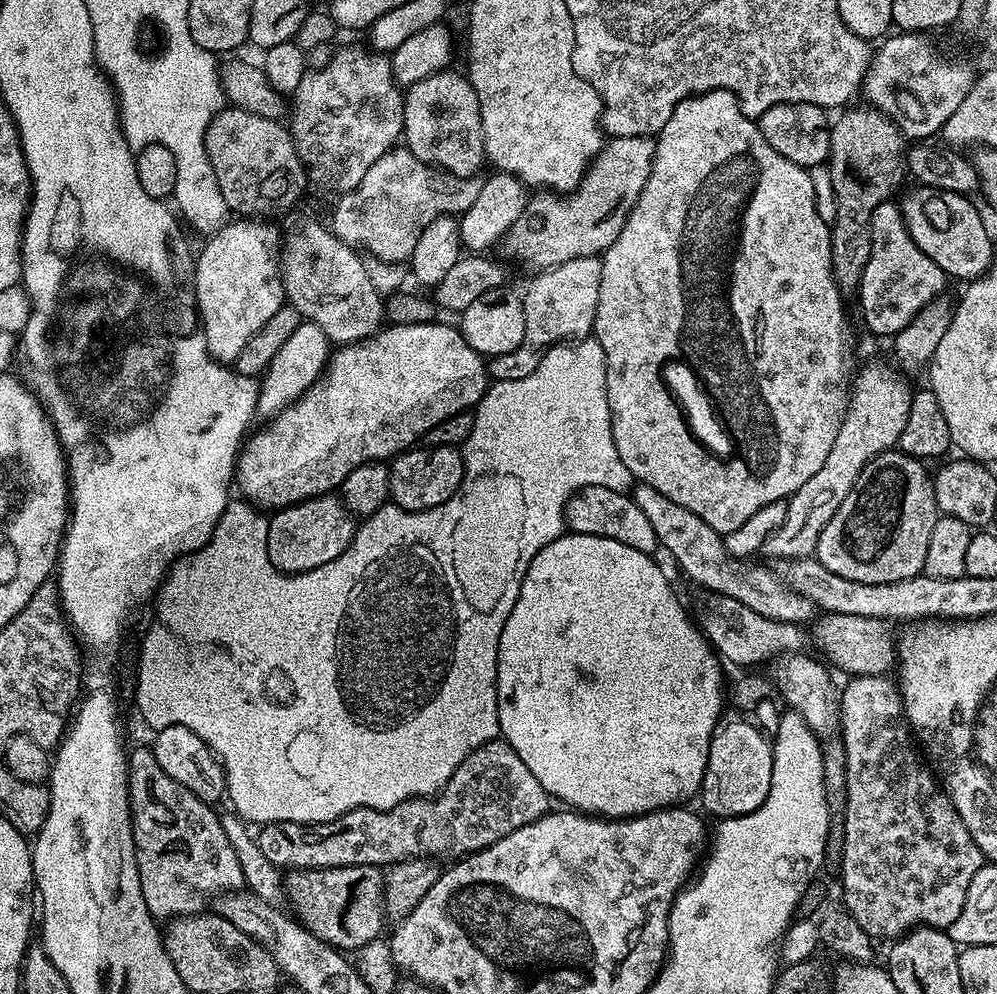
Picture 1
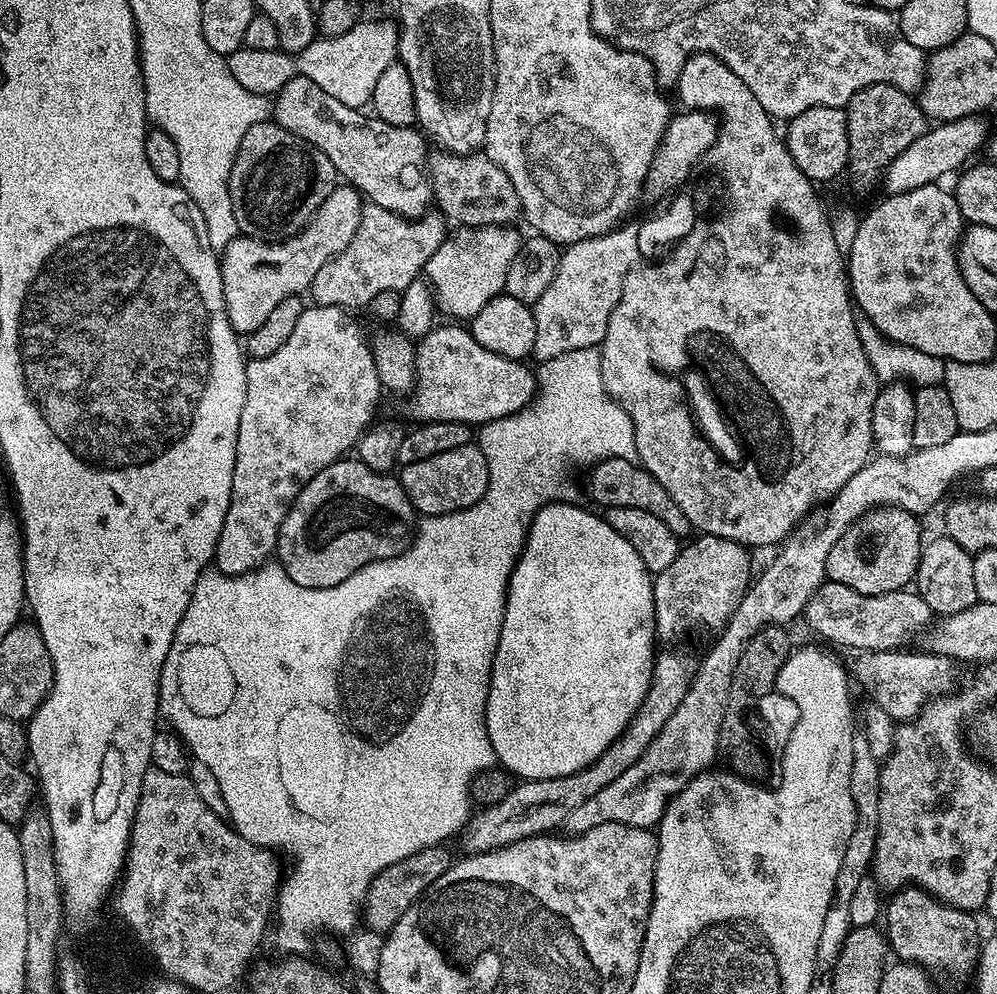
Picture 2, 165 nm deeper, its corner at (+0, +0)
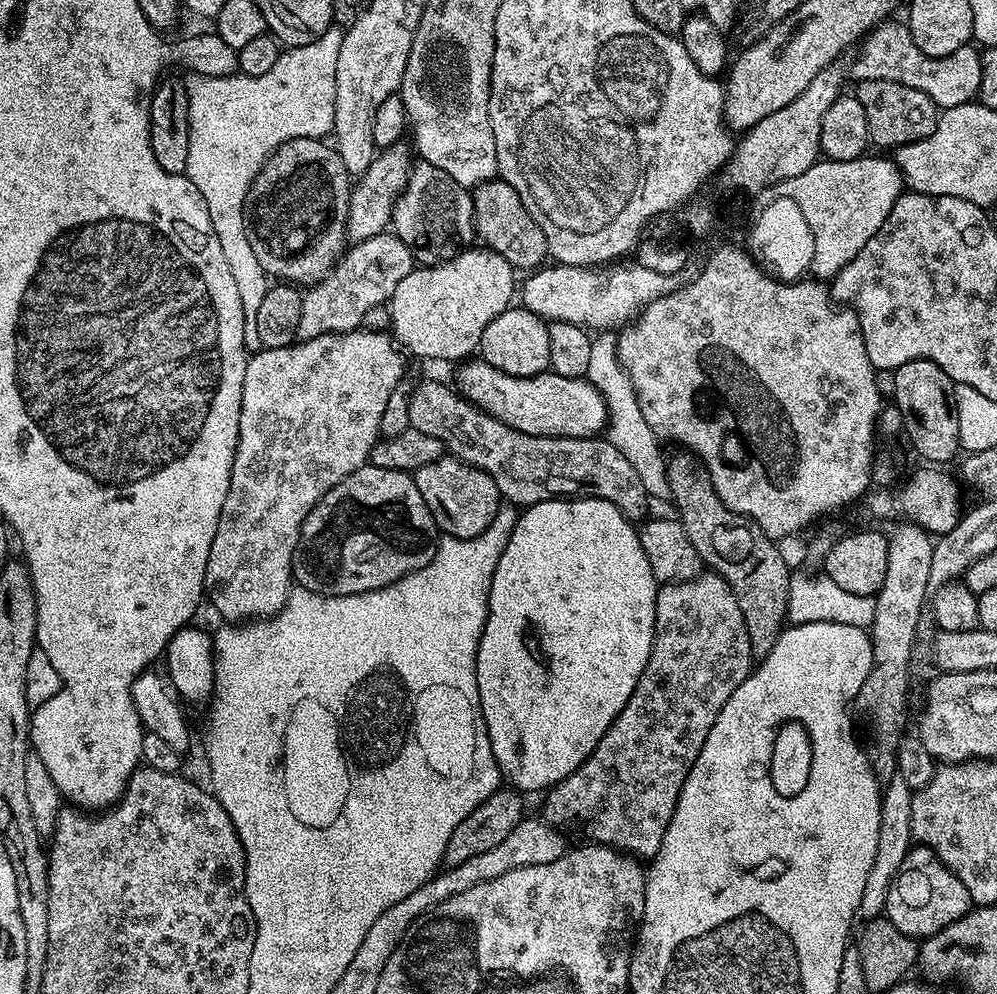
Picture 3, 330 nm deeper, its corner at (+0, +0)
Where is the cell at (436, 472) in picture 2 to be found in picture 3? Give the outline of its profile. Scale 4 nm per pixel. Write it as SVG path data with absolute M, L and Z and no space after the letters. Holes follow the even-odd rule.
M451 454L438 458L438 462L429 462L414 473L418 490L426 506L430 506L430 514L434 514L437 529L444 536L454 536L469 540L480 536L494 522L494 514L502 507L502 497L498 486L494 486L494 478L466 462L457 460Z

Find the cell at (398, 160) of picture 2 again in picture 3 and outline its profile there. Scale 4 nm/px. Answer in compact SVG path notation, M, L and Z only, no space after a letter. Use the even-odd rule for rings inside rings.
M423 162L413 163L408 184L392 211L391 227L394 235L412 251L417 265L444 263L477 239L471 191L454 182L446 170L438 170Z

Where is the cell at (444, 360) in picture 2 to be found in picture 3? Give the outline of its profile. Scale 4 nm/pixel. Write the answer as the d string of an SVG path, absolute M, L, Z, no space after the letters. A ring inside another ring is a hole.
M483 362L477 365L476 380L462 388L463 395L498 422L535 436L599 437L605 431L608 407L600 391L586 378L564 378L551 370L537 376L511 376Z

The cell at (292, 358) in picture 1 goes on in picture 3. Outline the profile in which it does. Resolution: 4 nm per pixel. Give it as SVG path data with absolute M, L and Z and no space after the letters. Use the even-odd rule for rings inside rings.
M331 332L322 334L318 338L300 340L286 348L264 348L260 352L253 351L248 357L246 378L242 382L242 406L240 407L240 421L238 422L238 446L234 454L234 466L230 474L230 490L226 494L226 502L222 506L222 514L218 518L218 530L214 530L214 546L210 546L210 558L206 562L206 578L204 590L207 603L216 607L220 616L225 616L228 622L252 622L257 618L271 618L277 616L288 600L288 593L294 587L292 578L292 559L298 546L300 527L306 522L310 510L322 499L328 491L342 478L354 474L363 464L369 463L372 447L381 439L380 423L382 413L386 411L386 401L400 381L405 379L404 356L395 339L388 332Z

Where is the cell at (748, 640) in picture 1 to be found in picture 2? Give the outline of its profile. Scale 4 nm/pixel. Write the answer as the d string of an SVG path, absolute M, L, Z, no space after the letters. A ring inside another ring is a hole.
M926 650L908 652L861 651L850 663L850 676L872 694L871 699L886 710L896 722L911 722L923 711L930 700L943 697L943 692L952 688L956 680L957 665L948 656L934 656Z

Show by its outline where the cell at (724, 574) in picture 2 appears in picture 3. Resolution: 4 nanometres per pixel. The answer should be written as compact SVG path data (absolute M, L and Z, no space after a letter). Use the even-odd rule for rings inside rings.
M711 570L701 571L699 576L692 580L677 580L668 582L657 591L656 594L656 629L652 639L652 653L638 678L638 686L634 686L634 694L626 702L626 706L618 714L618 718L606 730L606 734L598 742L598 746L586 758L586 762L574 774L570 774L562 782L547 789L544 800L543 819L553 826L565 826L564 824L581 824L589 841L605 844L608 848L615 848L628 855L637 858L654 858L662 846L662 838L666 834L666 826L670 826L670 818L674 814L674 806L678 806L678 794L688 777L688 771L692 769L692 763L698 758L702 746L706 742L706 734L710 734L710 726L718 718L722 706L726 706L726 698L738 690L740 683L754 671L754 657L751 652L750 634L746 630L746 622L743 621L742 612L738 601L731 592L730 586L721 576Z

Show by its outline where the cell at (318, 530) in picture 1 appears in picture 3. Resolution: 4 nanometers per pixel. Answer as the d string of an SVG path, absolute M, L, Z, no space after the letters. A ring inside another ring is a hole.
M363 464L342 478L310 510L300 527L292 578L299 587L323 596L349 596L384 588L434 558L438 529L422 499L415 475Z

